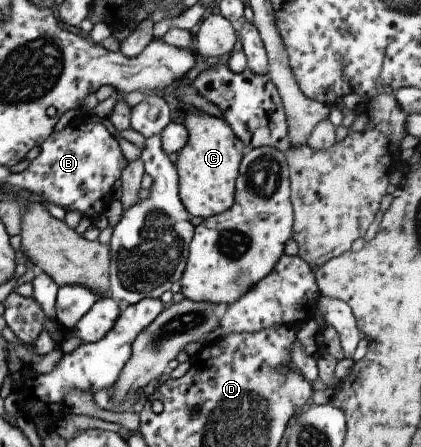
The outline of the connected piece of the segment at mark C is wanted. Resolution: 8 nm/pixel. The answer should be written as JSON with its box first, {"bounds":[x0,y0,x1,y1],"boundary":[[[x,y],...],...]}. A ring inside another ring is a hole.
{"bounds":[173,111,246,221],"boundary":[[[202,111],[197,112],[188,112],[184,115],[182,125],[187,131],[187,139],[184,147],[178,151],[178,157],[173,164],[177,173],[178,199],[180,199],[182,207],[190,215],[202,217],[208,221],[210,216],[218,215],[231,207],[234,197],[235,179],[238,175],[238,166],[246,147],[238,139],[238,136],[234,135],[232,128],[224,118],[218,119],[214,115],[208,115],[208,113],[202,113]]]}

